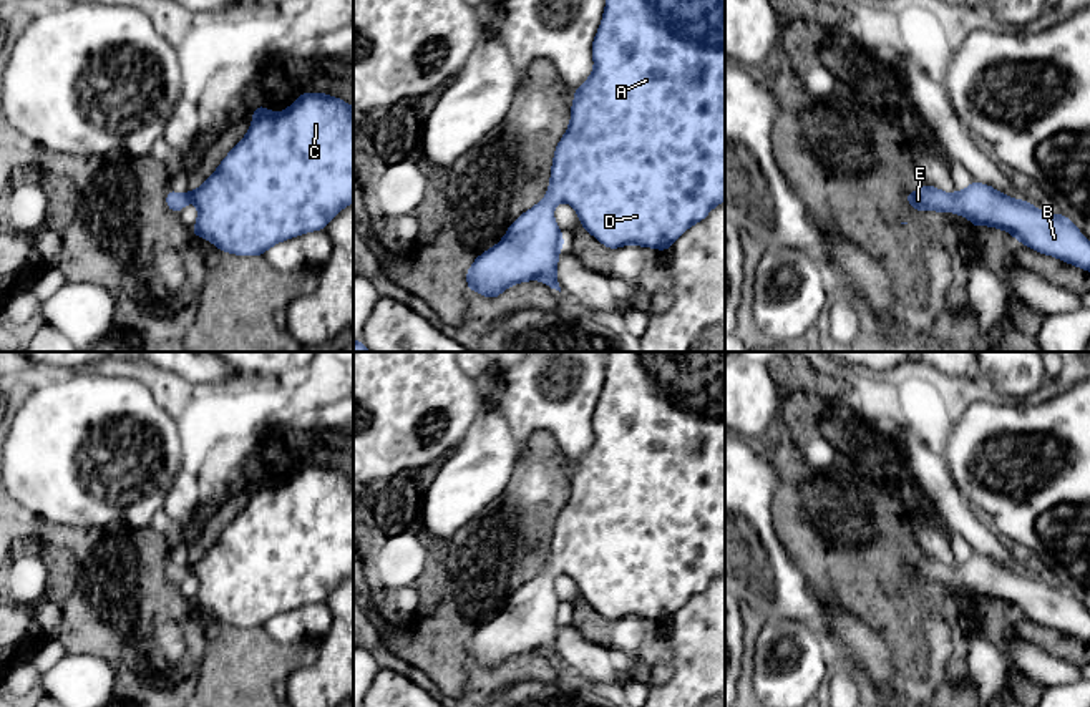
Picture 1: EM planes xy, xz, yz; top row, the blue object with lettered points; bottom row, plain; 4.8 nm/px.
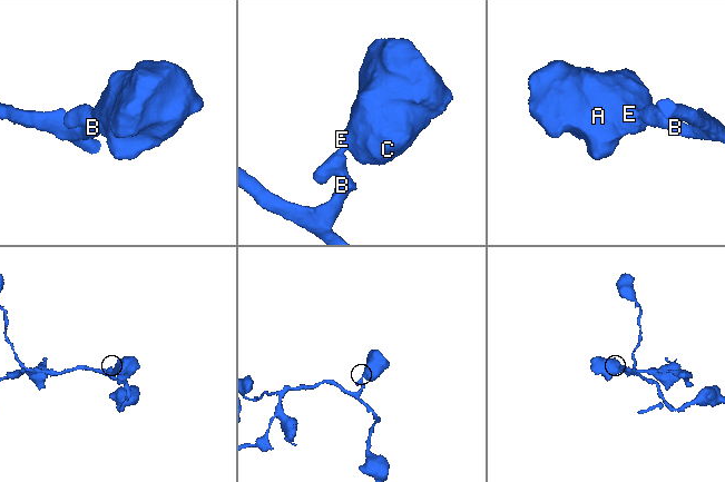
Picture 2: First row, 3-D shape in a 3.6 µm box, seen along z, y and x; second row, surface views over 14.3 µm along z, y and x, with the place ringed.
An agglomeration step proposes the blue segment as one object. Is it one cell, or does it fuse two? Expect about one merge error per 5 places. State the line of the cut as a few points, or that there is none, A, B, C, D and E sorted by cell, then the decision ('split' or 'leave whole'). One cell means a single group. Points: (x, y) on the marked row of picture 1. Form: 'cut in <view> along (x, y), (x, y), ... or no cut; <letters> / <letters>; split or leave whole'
no cut; A B C D E; leave whole

